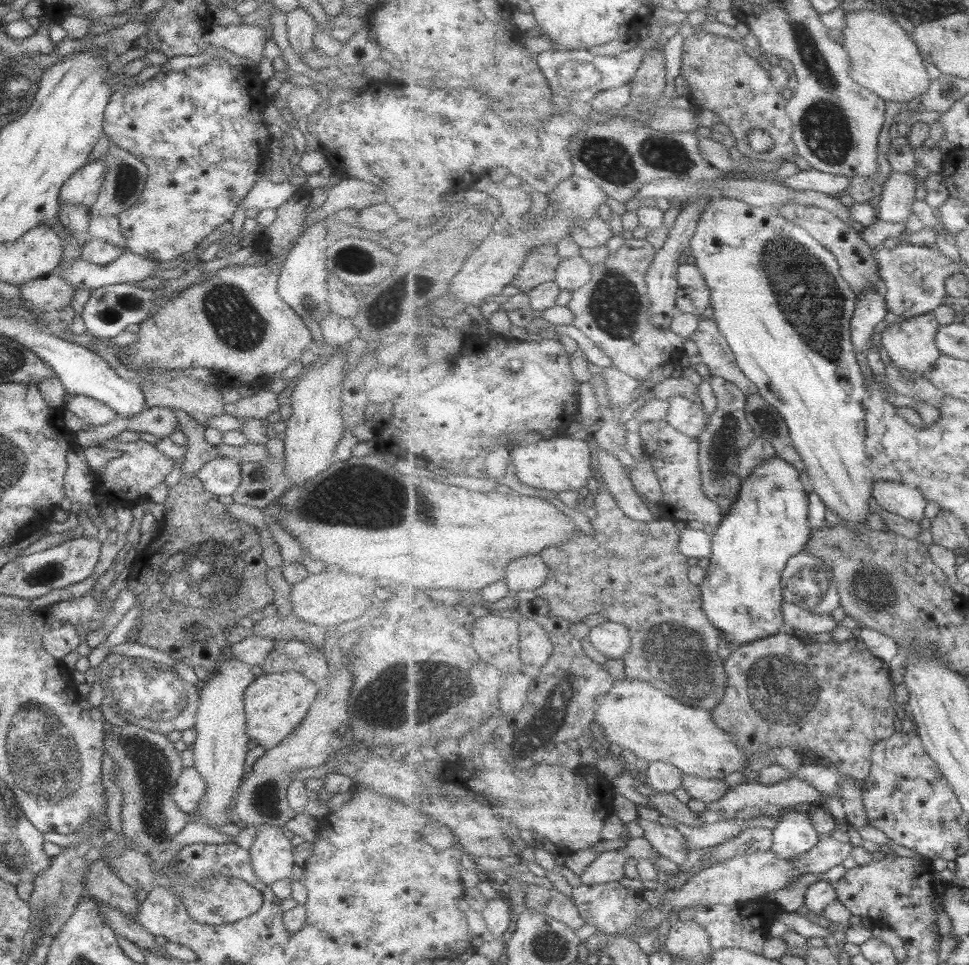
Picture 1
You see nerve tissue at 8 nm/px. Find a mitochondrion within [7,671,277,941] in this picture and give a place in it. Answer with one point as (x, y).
(155, 783)

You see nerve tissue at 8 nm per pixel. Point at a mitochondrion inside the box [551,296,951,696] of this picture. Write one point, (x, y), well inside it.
(879, 597)

